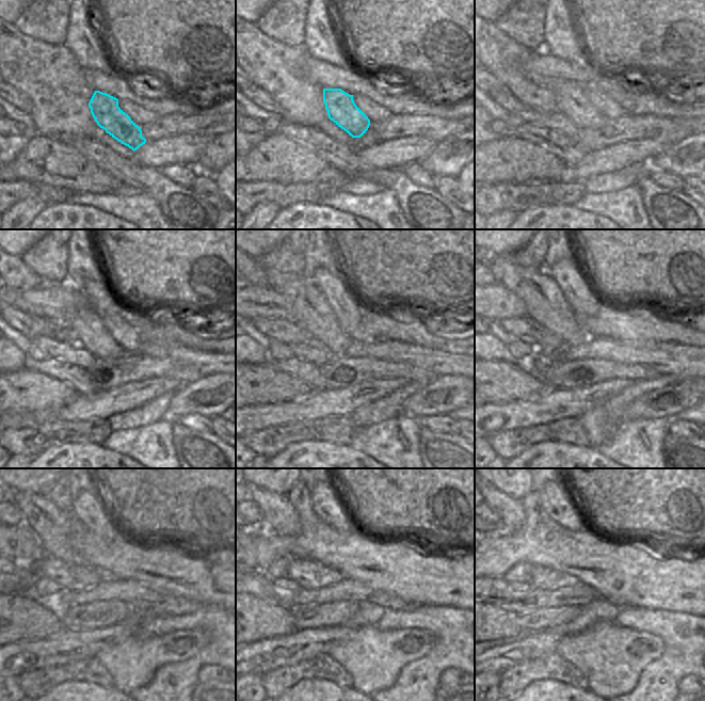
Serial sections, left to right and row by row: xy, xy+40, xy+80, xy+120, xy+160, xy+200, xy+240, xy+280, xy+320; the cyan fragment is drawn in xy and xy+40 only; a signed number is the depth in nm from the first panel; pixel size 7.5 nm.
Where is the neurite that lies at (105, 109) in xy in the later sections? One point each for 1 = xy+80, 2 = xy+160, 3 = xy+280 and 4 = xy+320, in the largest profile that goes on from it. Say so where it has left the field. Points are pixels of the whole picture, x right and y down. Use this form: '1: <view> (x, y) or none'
1: xy+80 (572, 100)
2: xy+160 (315, 315)
3: xy+280 (279, 516)
4: xy+320 (511, 511)

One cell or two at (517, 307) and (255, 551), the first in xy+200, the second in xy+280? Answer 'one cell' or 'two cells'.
two cells

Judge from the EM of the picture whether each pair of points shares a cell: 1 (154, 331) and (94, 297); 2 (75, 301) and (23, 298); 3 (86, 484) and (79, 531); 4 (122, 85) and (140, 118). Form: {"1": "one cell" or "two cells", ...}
{"1": "two cells", "2": "one cell", "3": "two cells", "4": "two cells"}

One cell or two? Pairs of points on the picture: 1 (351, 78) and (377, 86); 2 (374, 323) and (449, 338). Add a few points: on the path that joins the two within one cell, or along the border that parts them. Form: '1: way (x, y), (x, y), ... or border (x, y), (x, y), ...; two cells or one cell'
1: way (357, 83), (370, 86); one cell
2: way (393, 330), (431, 334); one cell

